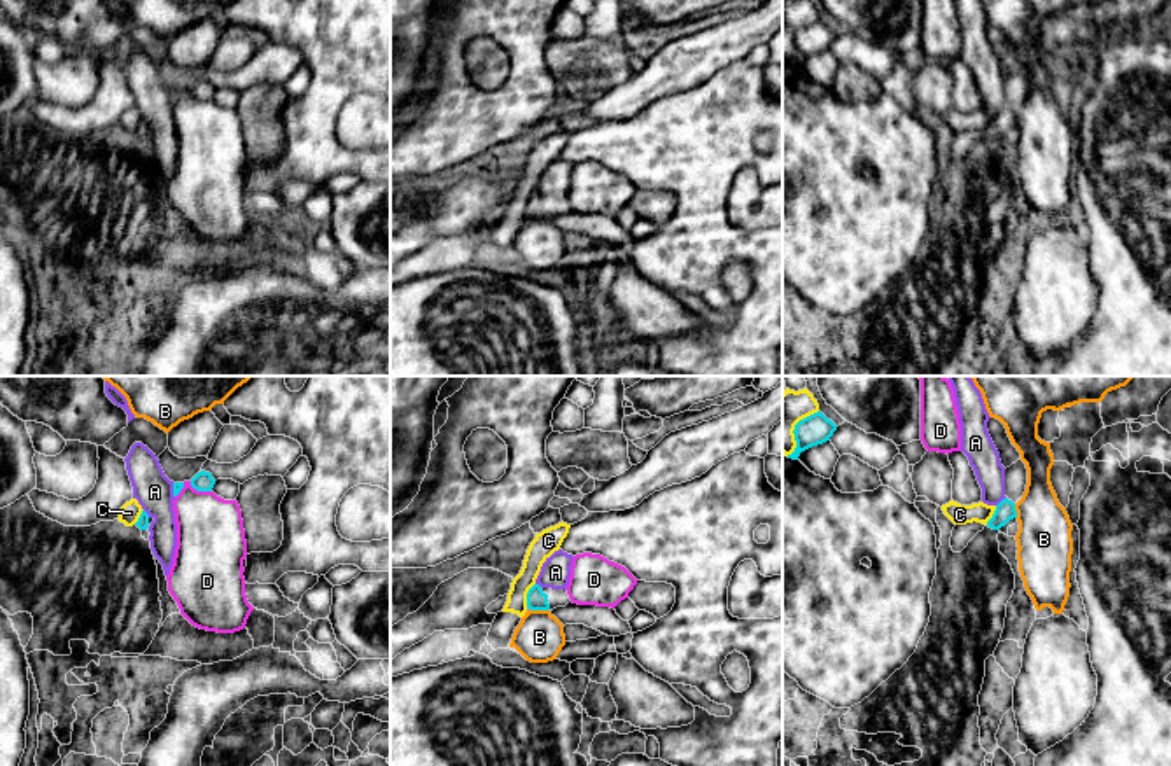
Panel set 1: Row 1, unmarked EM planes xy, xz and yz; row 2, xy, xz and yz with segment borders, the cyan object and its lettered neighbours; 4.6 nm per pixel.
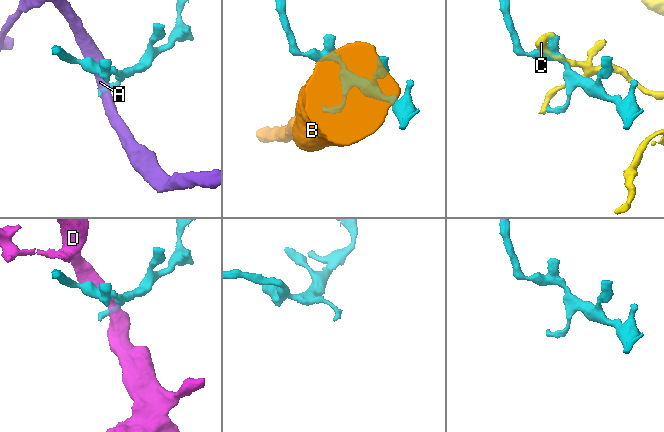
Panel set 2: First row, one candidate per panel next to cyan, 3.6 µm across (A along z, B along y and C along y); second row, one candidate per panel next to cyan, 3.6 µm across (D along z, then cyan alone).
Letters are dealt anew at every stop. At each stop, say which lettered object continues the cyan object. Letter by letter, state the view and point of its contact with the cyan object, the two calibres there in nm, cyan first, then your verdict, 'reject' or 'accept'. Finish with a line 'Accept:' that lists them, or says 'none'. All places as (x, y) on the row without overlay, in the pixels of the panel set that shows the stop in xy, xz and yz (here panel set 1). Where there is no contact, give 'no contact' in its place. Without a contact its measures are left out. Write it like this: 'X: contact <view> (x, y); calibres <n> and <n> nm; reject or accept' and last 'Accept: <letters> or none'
A: contact yz (1000, 111); calibres 90 and 140 nm; reject
B: contact xz (539, 217); calibres 100 and 220 nm; reject
C: contact xz (527, 203); calibres 100 and 110 nm; reject
D: contact xy (200, 98); calibres 90 and 320 nm; reject
Accept: none

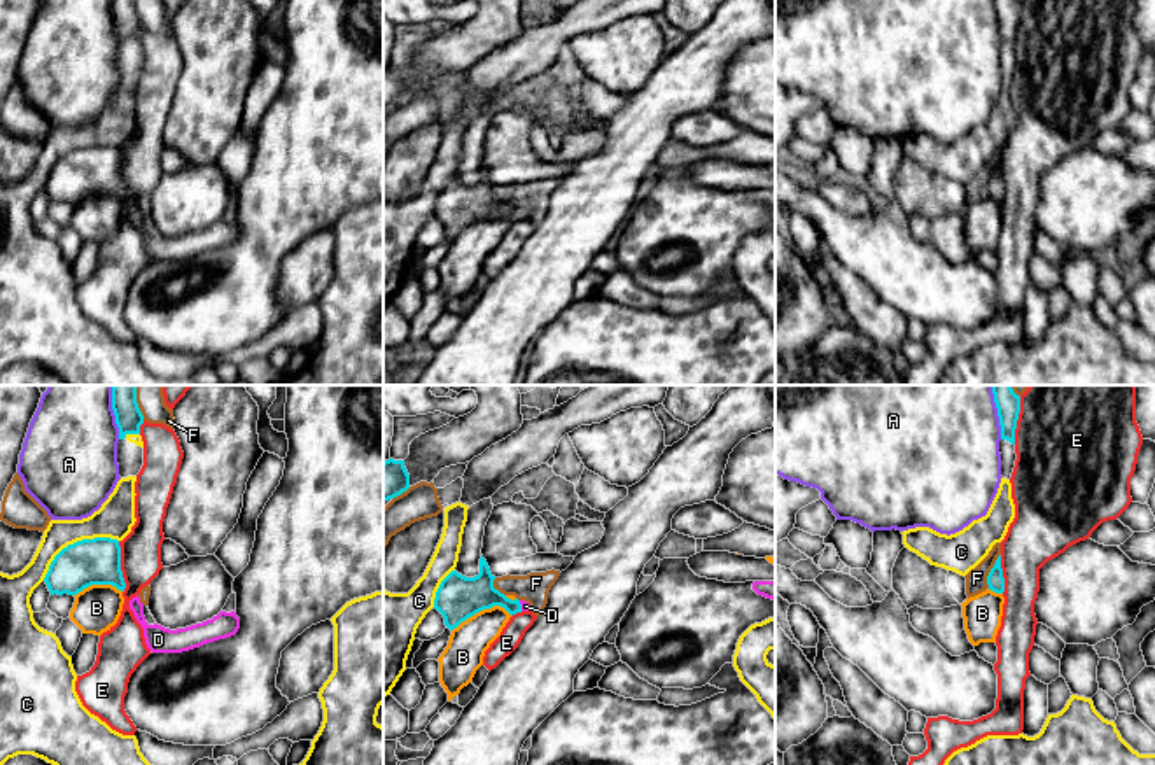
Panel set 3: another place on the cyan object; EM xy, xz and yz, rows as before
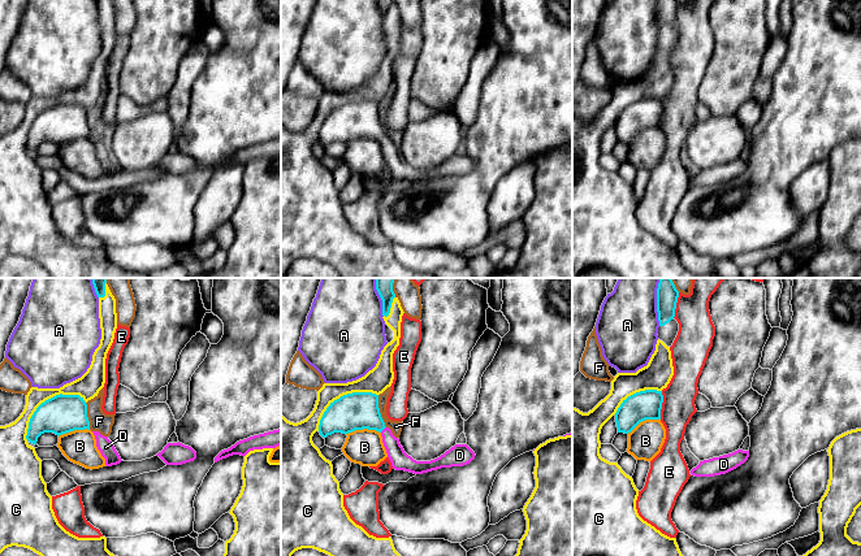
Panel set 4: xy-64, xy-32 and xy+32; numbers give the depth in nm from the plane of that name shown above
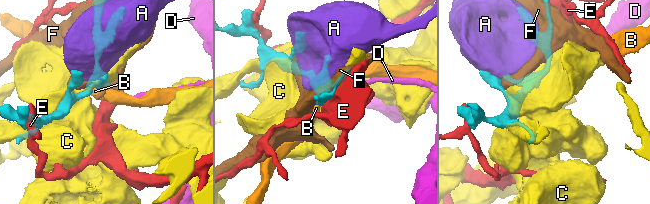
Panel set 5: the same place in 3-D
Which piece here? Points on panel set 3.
A: contact xy (114, 21); calibres 130 and 420 nm; reject
B: contact xz (482, 217); calibres 200 and 180 nm; reject
C: contact xy (74, 151); calibres 220 and 170 nm; reject
D: contact xz (520, 214); calibres 180 and 50 nm; accept
E: contact xy (119, 175); calibres 220 and 190 nm; reject
F: contact yz (991, 179); calibres 80 and 100 nm; reject
Accept: D

